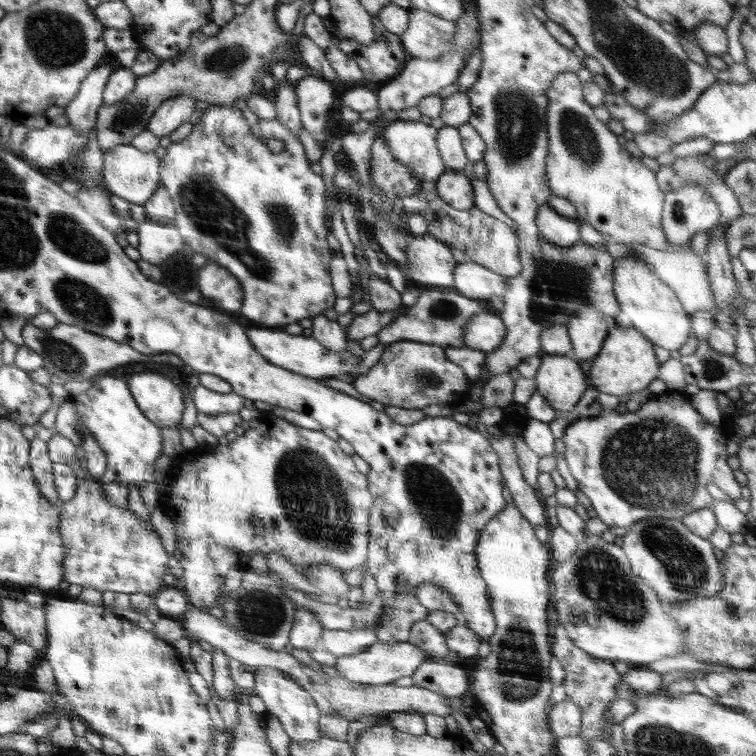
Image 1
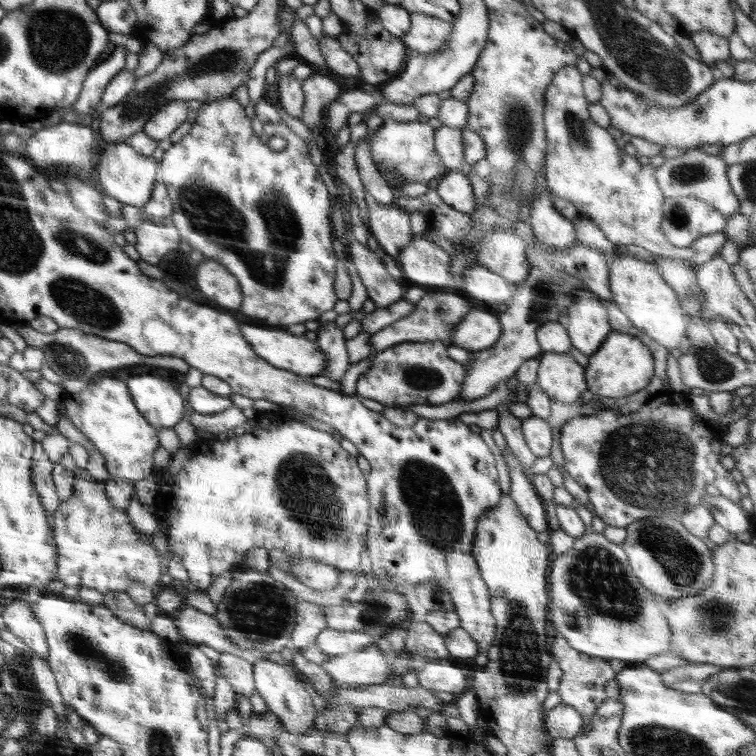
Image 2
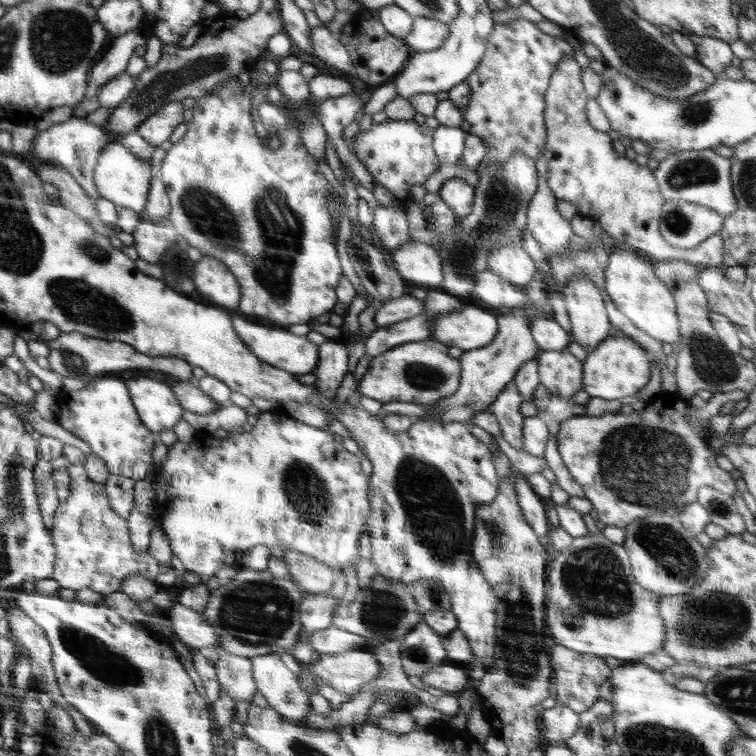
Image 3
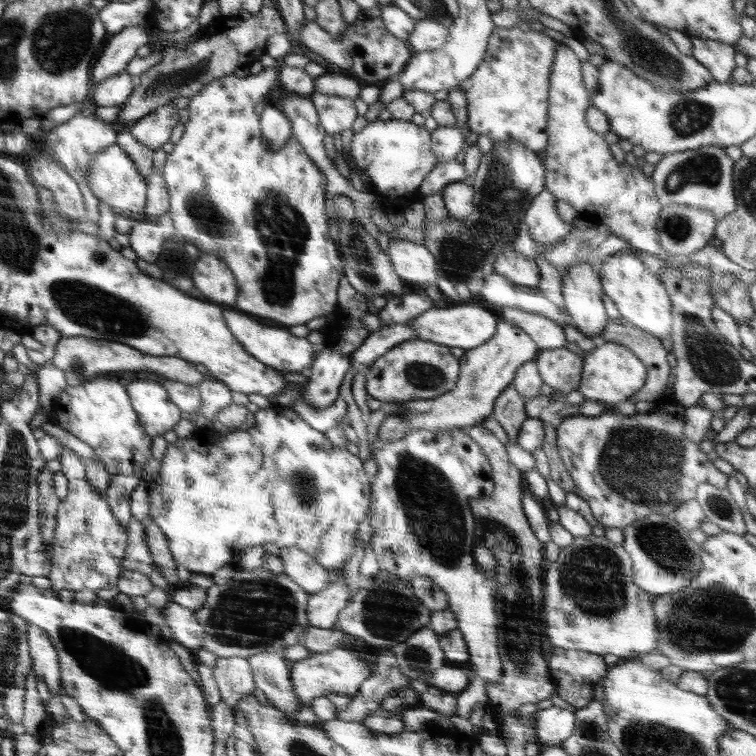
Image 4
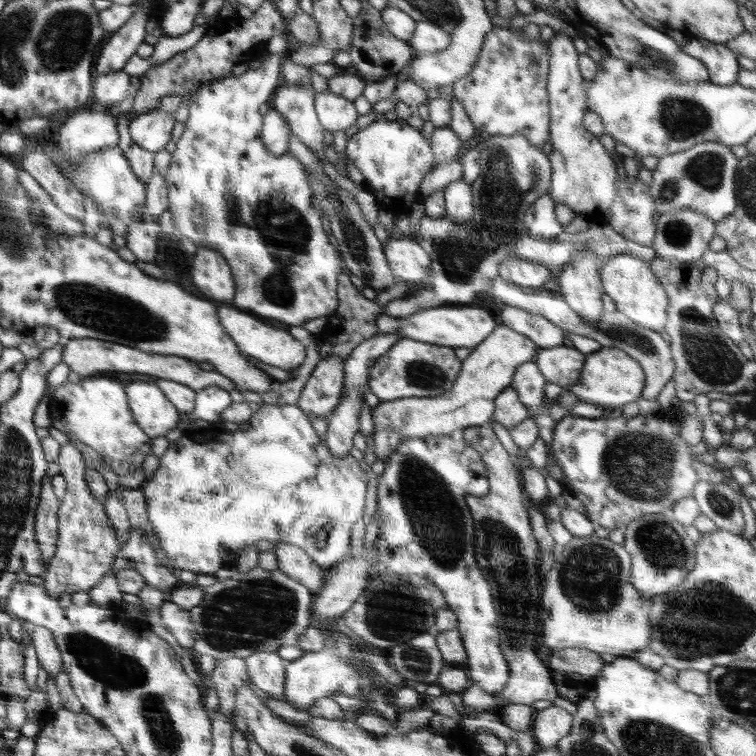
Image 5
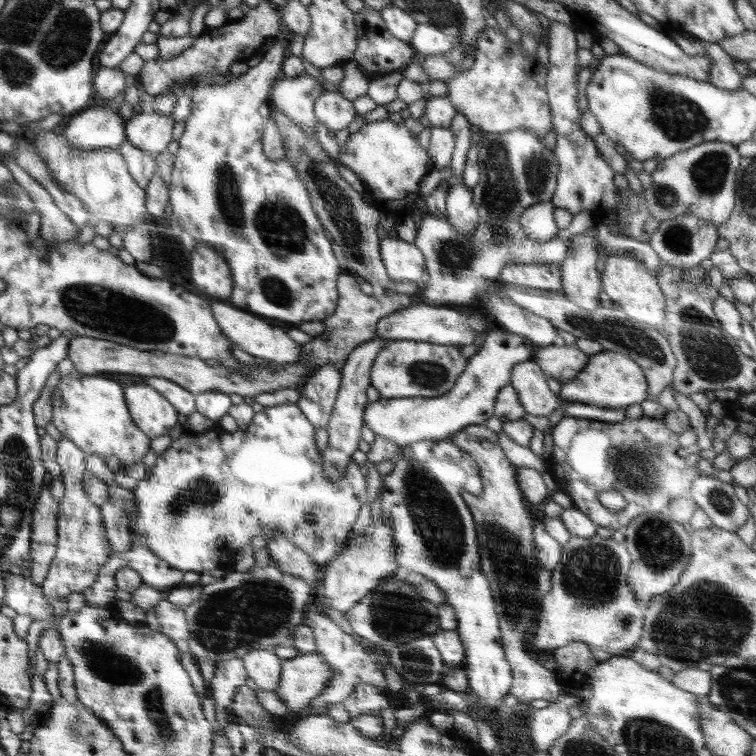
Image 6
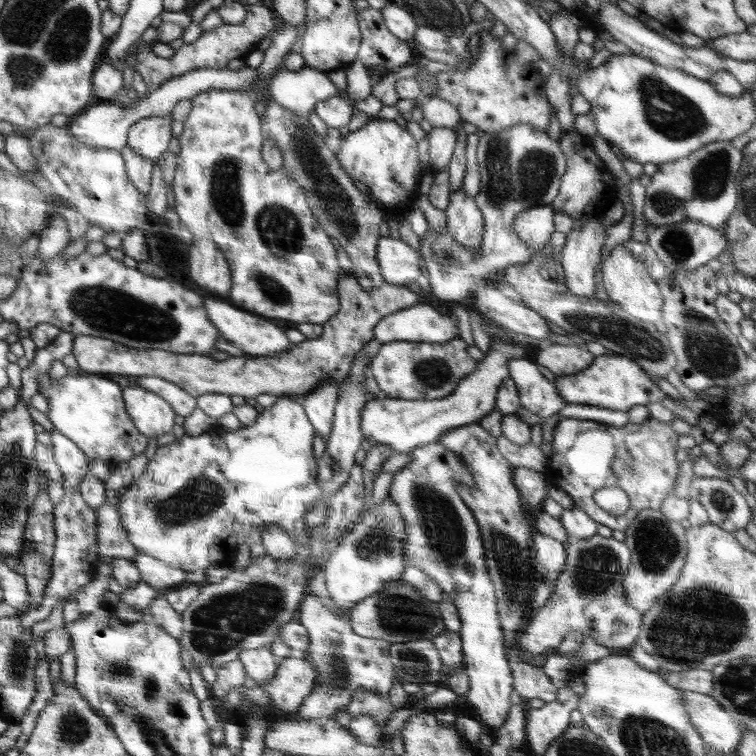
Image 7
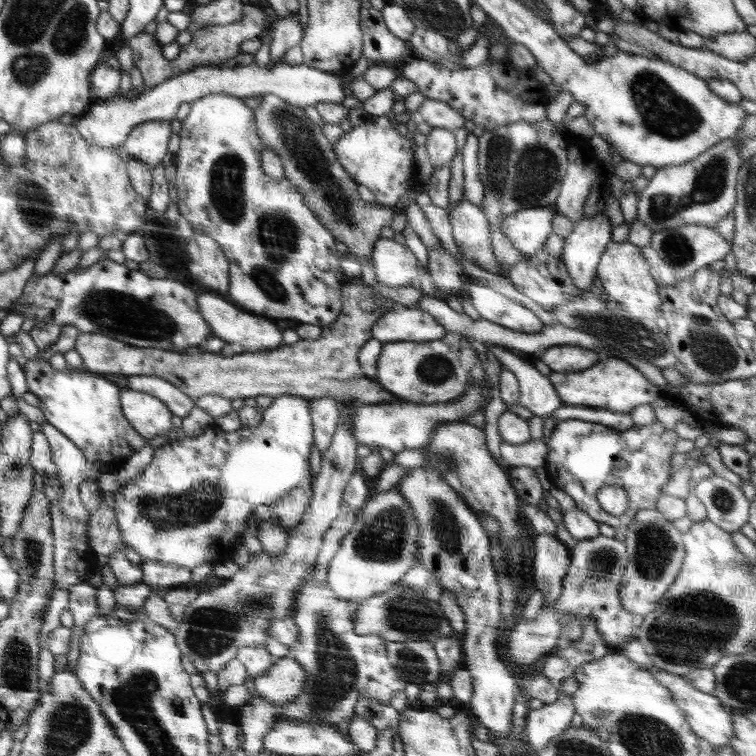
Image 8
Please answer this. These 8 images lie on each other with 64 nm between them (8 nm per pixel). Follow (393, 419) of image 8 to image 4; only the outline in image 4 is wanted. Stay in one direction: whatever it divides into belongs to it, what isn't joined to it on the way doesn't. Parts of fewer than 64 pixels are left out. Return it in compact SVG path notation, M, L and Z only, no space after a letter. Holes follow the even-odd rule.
M504 317L497 320L497 327L494 336L490 340L484 342L479 347L467 350L465 355L459 359L460 374L456 386L446 394L437 396L430 400L404 400L396 402L404 406L404 411L398 411L391 415L400 417L405 423L407 432L415 431L416 429L430 429L433 431L449 431L453 428L473 427L480 425L481 420L487 418L493 413L493 406L496 398L498 398L505 387L510 386L513 381L515 372L520 366L535 361L539 354L539 346L525 333L520 327L509 323Z

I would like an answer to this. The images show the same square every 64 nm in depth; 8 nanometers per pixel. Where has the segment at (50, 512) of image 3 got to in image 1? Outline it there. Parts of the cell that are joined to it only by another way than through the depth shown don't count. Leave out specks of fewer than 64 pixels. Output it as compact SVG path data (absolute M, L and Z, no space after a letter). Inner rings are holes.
M34 437L30 442L30 468L36 479L40 492L50 502L59 500L58 489L55 485L55 473L53 472L53 462L48 452L47 442Z

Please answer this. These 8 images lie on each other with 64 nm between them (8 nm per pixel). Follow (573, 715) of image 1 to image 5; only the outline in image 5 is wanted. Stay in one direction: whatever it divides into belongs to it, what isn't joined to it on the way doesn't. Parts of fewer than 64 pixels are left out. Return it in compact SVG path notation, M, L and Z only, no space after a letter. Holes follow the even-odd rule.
M552 705L544 710L534 711L530 730L535 744L547 749L557 746L557 742L571 731L572 723L572 714Z

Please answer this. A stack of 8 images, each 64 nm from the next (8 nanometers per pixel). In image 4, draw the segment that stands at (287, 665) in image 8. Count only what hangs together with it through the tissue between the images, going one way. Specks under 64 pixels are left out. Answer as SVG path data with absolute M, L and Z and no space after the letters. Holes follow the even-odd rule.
M350 647L335 649L322 653L312 653L306 659L296 661L291 670L291 681L294 694L298 696L303 707L310 707L312 700L326 696L328 692L338 692L346 695L358 693L360 685L374 671L374 664L366 661Z

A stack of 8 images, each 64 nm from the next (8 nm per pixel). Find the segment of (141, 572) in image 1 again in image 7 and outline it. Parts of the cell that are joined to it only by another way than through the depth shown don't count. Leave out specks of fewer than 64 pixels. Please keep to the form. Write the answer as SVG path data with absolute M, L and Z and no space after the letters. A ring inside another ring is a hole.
M56 429L49 433L52 443L53 457L59 469L62 471L63 497L58 504L55 504L55 551L52 558L52 576L46 590L44 590L44 600L38 610L29 612L28 616L22 616L24 627L32 627L35 623L47 619L53 609L58 605L58 601L73 598L78 589L92 582L100 565L100 556L97 543L96 511L90 508L82 498L79 484L90 472L88 469L89 458L82 452L82 449L64 436Z

